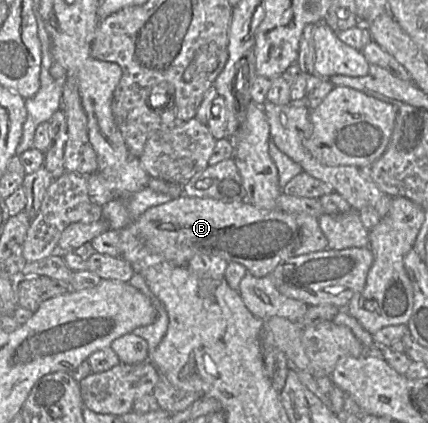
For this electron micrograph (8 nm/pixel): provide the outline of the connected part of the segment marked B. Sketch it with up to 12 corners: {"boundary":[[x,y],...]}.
{"boundary":[[184,194],[90,242],[134,268],[195,255],[258,278],[323,251],[319,218]]}

